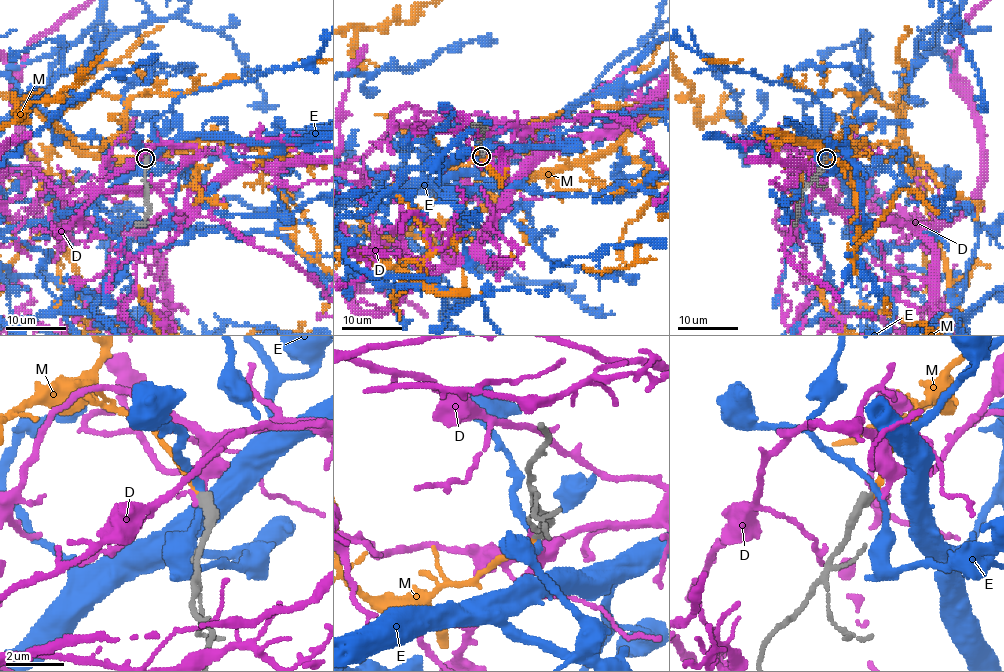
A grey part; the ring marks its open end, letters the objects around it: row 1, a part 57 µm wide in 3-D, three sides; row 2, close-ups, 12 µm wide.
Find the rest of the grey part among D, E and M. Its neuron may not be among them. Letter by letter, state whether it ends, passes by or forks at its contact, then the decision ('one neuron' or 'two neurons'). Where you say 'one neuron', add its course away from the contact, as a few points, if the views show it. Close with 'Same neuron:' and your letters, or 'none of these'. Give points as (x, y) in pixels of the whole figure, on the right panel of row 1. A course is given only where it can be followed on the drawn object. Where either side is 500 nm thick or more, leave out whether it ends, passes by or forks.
D: it ends | two neurons
E: it passes by | two neurons
M: it ends | one neuron
Same neuron: M

